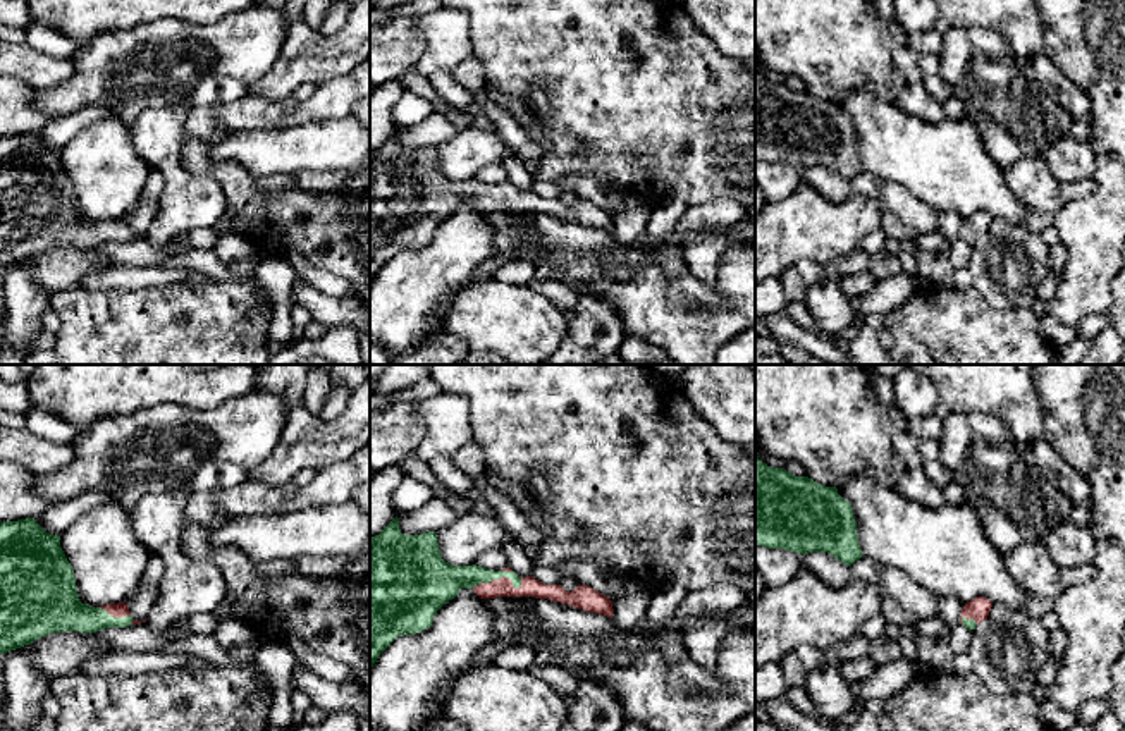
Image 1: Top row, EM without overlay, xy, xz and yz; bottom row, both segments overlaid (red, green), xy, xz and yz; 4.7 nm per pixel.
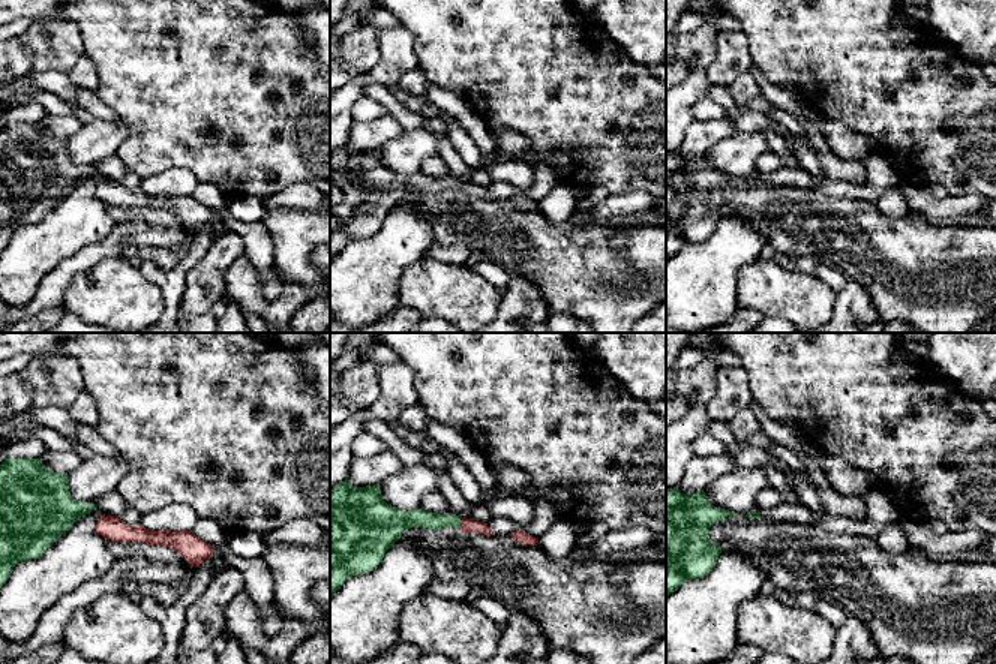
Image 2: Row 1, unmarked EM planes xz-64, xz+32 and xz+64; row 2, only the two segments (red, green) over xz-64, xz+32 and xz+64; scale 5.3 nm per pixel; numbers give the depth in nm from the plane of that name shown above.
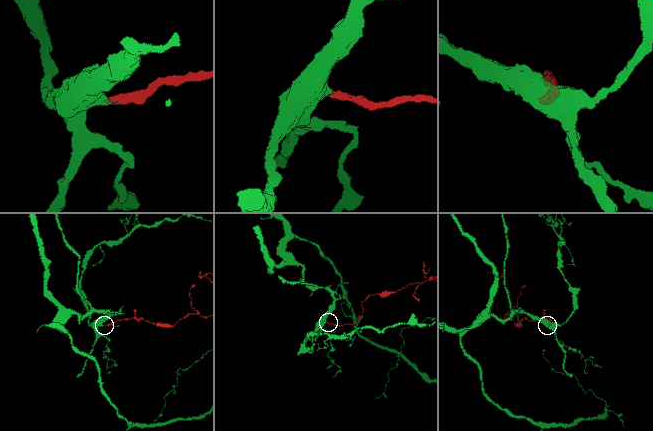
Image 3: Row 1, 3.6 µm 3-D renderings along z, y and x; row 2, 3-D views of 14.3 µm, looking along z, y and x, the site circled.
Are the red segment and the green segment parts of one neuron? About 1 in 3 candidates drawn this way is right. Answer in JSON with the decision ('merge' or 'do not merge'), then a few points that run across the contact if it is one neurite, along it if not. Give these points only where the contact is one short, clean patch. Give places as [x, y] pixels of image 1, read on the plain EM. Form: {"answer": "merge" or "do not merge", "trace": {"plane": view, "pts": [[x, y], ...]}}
{"answer": "merge", "trace": {"plane": "xz", "pts": [[503, 202], [499, 193], [446, 195]]}}

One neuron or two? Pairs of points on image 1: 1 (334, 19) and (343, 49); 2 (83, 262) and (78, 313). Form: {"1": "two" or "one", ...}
{"1": "two", "2": "two"}

